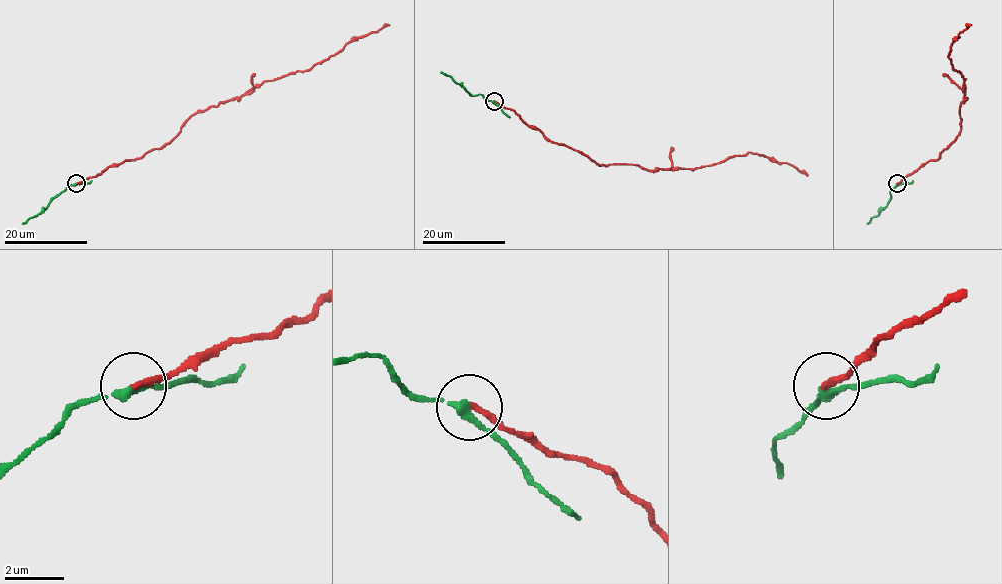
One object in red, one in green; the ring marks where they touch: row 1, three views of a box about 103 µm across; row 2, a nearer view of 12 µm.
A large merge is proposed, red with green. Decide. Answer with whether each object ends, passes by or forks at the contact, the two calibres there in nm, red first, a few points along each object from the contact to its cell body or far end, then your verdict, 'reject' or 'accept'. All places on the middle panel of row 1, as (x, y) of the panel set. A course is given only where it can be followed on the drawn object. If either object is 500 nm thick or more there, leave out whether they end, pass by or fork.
red ends there; green passes by; 200 nm thick on the red side, 240 nm on the other; red runs (494, 102), (511, 109), (551, 141), (581, 152), (599, 165), (691, 169), (756, 153), (795, 166), (807, 175); green runs (494, 102), (481, 94), (472, 95), (441, 72); reject

